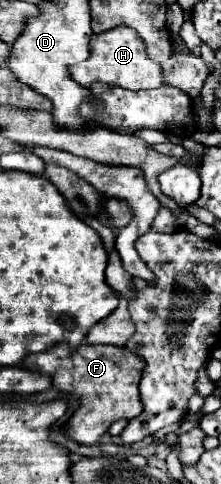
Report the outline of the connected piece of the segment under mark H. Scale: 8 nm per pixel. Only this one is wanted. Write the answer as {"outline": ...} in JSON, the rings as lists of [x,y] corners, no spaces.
{"outline":[[[115,27],[111,31],[99,33],[91,37],[89,43],[89,59],[71,65],[71,77],[75,81],[79,81],[83,87],[89,87],[93,83],[107,83],[107,85],[117,85],[123,89],[131,89],[131,91],[139,91],[139,89],[153,89],[163,85],[163,69],[157,61],[151,61],[147,51],[145,51],[145,43],[141,41],[141,37],[137,35],[135,29],[131,27]]]}

